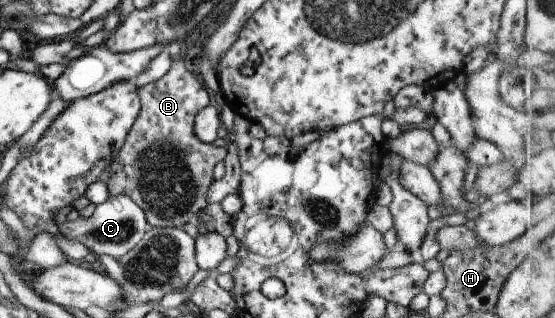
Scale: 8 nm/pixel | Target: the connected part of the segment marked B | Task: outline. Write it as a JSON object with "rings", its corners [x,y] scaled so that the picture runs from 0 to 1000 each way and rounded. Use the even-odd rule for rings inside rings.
{"rings":[[[328,160],[324,167],[324,182],[321,182],[317,195],[310,198],[306,220],[303,220],[303,226],[299,226],[299,233],[292,239],[292,245],[286,245],[277,258],[261,264],[259,270],[249,274],[249,296],[252,302],[254,321],[252,352],[249,355],[249,365],[245,368],[245,377],[241,381],[241,390],[238,393],[238,403],[234,406],[234,415],[231,418],[223,453],[220,453],[216,465],[216,478],[213,478],[213,484],[205,491],[204,513],[198,516],[193,535],[195,541],[198,541],[196,566],[191,572],[198,616],[207,619],[211,610],[227,610],[227,616],[232,616],[238,629],[241,629],[241,635],[245,635],[245,642],[249,642],[252,654],[256,654],[256,660],[259,660],[263,673],[263,692],[267,695],[270,714],[314,714],[328,720],[328,711],[332,711],[332,704],[350,695],[353,686],[353,673],[366,664],[368,654],[371,654],[371,645],[378,635],[375,629],[373,601],[375,591],[378,591],[378,579],[382,579],[384,535],[389,516],[393,516],[393,509],[400,509],[400,503],[405,503],[407,484],[411,484],[407,459],[387,462],[386,456],[360,447],[360,440],[357,440],[357,434],[353,434],[353,425],[350,421],[348,403],[353,362],[366,340],[371,340],[380,324],[382,296],[373,283],[373,274],[357,248],[355,239],[342,226],[342,220],[335,217],[335,208],[332,201],[332,164]]]}

